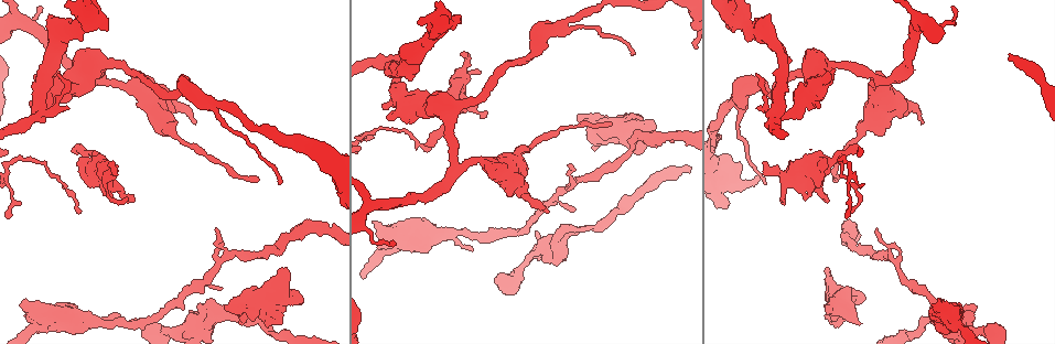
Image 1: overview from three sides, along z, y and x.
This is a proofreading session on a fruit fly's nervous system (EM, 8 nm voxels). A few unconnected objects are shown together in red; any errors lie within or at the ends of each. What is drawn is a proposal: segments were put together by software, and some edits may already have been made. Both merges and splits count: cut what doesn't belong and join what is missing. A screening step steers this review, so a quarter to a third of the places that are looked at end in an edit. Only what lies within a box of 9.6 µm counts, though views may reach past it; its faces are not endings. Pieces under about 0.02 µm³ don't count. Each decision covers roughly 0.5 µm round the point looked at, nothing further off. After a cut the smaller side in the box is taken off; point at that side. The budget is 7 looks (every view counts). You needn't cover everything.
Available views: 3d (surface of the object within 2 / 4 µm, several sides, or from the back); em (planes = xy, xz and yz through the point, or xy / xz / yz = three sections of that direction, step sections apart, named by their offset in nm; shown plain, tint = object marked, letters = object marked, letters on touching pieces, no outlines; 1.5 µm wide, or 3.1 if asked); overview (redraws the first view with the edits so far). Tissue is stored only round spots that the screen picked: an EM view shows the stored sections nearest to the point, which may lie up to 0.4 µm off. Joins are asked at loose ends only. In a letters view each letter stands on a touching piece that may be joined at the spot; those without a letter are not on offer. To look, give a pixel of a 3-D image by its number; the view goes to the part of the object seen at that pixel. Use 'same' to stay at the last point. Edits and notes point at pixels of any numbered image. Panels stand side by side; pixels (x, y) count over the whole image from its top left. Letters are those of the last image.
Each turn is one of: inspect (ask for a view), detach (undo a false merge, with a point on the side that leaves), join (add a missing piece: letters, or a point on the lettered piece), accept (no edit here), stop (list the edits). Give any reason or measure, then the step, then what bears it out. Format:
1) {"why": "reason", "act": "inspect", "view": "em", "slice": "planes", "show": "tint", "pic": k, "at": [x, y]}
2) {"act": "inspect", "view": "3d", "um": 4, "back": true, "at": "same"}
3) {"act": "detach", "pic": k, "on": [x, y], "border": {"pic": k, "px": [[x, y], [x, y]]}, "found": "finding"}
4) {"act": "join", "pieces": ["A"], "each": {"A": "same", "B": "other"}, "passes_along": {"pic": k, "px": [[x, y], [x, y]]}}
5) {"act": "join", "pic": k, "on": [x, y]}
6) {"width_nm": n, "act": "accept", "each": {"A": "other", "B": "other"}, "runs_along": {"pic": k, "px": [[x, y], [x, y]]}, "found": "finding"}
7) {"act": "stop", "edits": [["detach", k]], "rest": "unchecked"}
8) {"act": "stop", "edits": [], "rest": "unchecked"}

{"why": "free end", "act": "inspect", "view": "em", "slice": "planes", "show": "letters", "pic": 1, "at": [827, 268]}

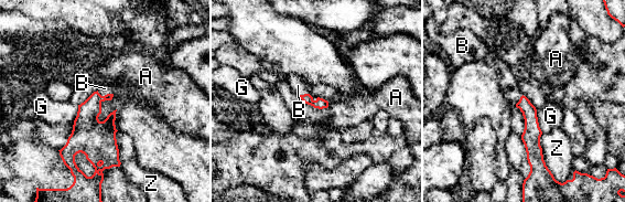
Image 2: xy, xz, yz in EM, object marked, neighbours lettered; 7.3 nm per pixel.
{"act": "join", "pieces": ["B"], "each": {"A": "other", "B": "same", "G": "other", "Z": "other"}, "found": "the neuron continues"}

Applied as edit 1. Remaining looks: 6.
{"why": "branch stops here", "act": "inspect", "view": "em", "slice": "planes", "show": "tint", "pic": 1, "at": [483, 118]}

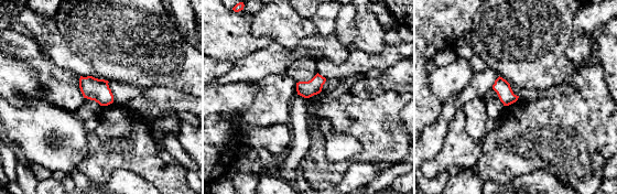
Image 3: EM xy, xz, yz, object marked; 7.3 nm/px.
{"act": "inspect", "view": "em", "slice": "planes", "show": "letters", "at": "same"}

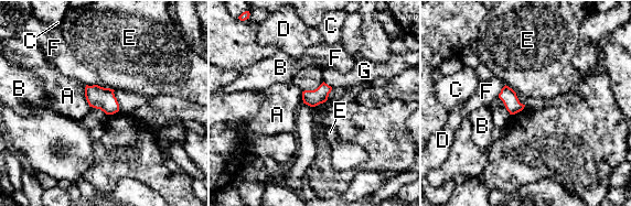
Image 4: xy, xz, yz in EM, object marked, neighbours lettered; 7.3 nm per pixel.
{"act": "accept", "each": {"A": "other", "B": "other", "C": "other", "D": "other", "E": "other", "F": "other", "G": "other"}, "border": {"pic": 4, "px": [[97, 84], [114, 90]]}, "found": "none of them fits"}

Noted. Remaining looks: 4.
{"why": "thick end", "act": "inspect", "view": "em", "slice": "yz", "step": 4, "show": "letters", "pic": 1, "at": [372, 222]}

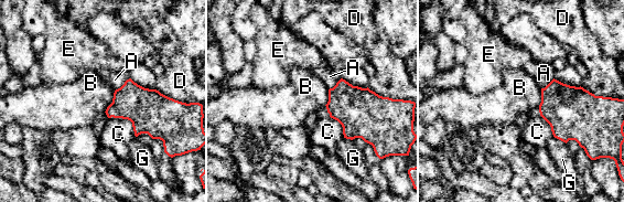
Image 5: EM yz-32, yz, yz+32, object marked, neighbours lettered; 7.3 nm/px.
{"act": "accept", "each": {"A": "other", "B": "other", "C": "other", "D": "other", "E": "other", "G": "other"}, "border": {"pic": 5, "px": [[129, 78], [115, 91]]}, "found": "none of them fits"}

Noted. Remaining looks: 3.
{"act": "stop", "edits": [["join", 2]], "rest": "unchecked"}

